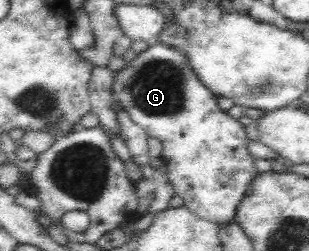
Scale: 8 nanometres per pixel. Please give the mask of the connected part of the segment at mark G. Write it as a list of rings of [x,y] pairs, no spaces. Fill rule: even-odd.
[[[161,41],[139,53],[125,69],[116,72],[115,78],[112,100],[118,108],[124,108],[148,136],[161,140],[168,181],[174,186],[176,195],[183,198],[184,206],[197,217],[214,222],[217,226],[235,223],[238,204],[258,174],[256,158],[248,149],[251,139],[245,132],[246,126],[219,107],[216,94],[206,88],[190,68],[184,53]]]

